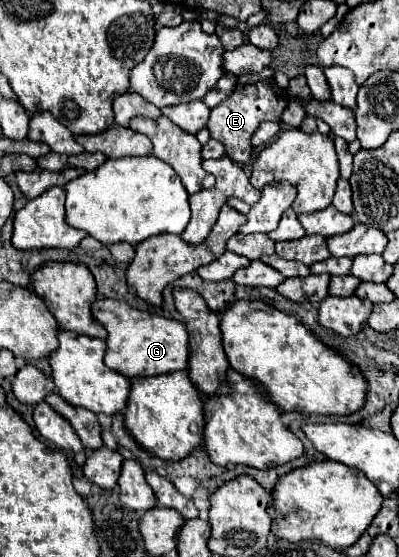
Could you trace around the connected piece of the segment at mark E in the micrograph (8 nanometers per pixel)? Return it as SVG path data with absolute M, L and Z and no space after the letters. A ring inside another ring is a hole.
M272 77L258 79L256 83L238 83L230 97L226 97L218 107L210 111L206 123L210 137L218 139L226 147L226 155L236 163L246 163L252 157L252 135L262 121L280 121L286 107L286 93L274 83Z

